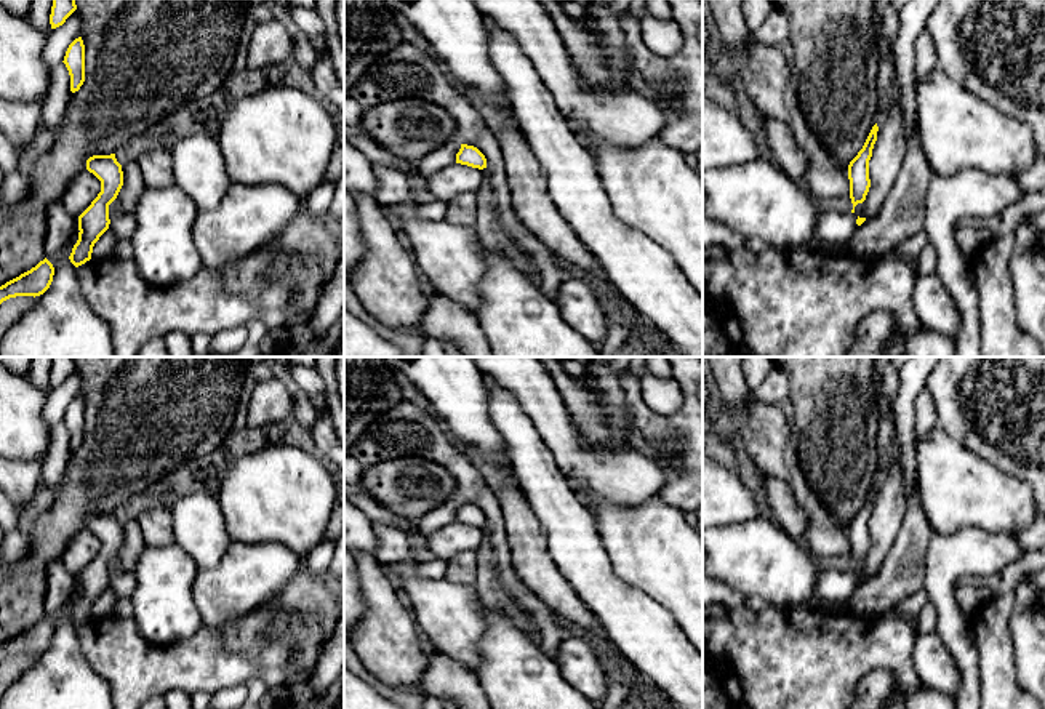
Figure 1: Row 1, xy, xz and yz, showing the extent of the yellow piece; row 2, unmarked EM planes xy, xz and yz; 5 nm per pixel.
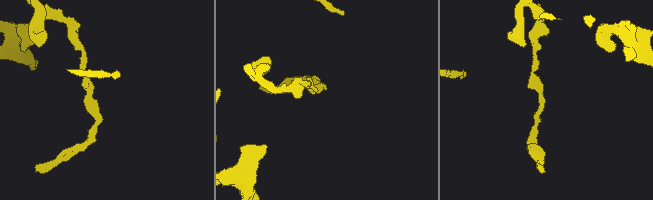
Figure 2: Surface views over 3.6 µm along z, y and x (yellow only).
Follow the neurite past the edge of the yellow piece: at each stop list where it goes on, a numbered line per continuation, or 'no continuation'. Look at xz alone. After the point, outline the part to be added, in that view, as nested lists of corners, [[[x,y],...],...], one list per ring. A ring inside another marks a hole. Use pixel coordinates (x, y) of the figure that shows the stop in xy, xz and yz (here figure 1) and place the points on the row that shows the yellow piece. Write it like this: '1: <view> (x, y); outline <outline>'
no continuation

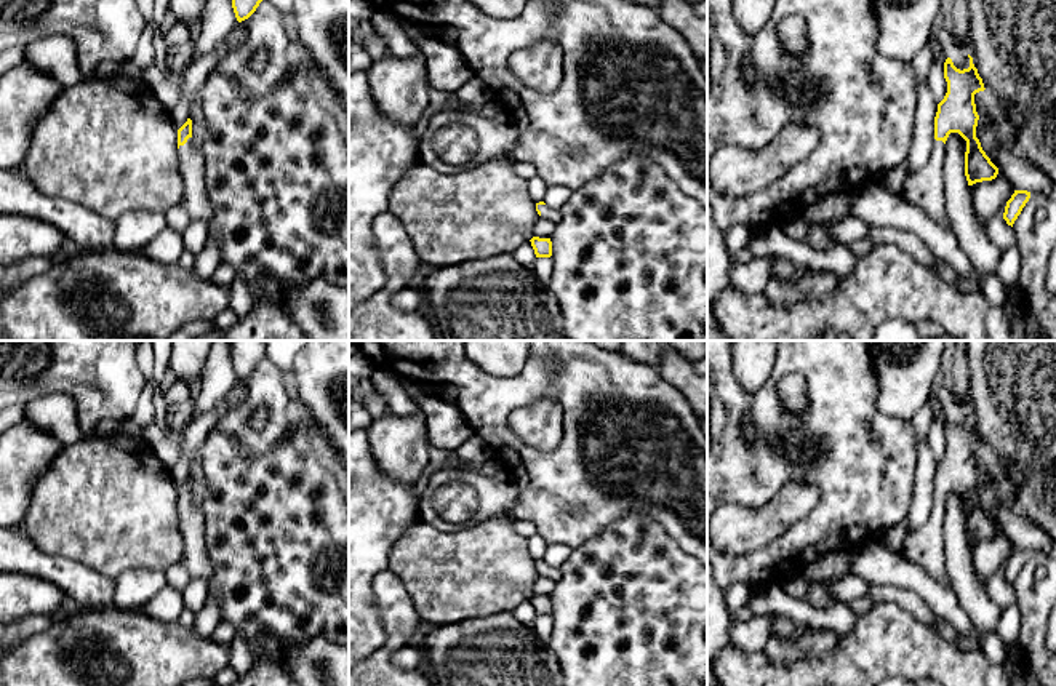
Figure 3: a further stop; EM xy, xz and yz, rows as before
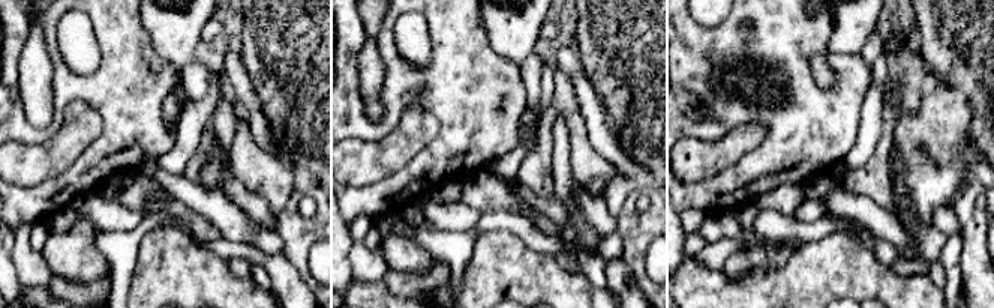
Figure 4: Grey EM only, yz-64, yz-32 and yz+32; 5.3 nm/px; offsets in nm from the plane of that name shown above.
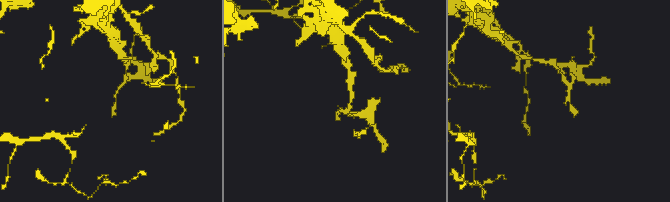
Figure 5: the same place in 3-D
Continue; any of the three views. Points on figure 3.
1: xz (546, 211); outline [[[538,205],[538,209],[541,211],[541,216],[539,216],[539,217],[550,219],[550,221],[554,221],[555,224],[557,224],[557,222],[560,221],[560,217],[562,217],[560,209],[552,209],[552,208],[547,206],[547,205]]]

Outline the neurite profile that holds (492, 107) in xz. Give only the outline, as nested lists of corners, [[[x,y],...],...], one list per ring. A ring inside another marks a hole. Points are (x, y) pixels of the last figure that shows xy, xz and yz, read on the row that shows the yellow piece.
[[[494,99],[478,107],[456,101],[454,106],[450,109],[459,110],[462,114],[475,115],[475,117],[493,118],[502,110],[502,106],[498,104]]]

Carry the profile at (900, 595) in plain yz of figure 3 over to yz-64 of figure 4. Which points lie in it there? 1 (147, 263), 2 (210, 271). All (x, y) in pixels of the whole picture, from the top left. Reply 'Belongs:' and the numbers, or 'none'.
Belongs: none

